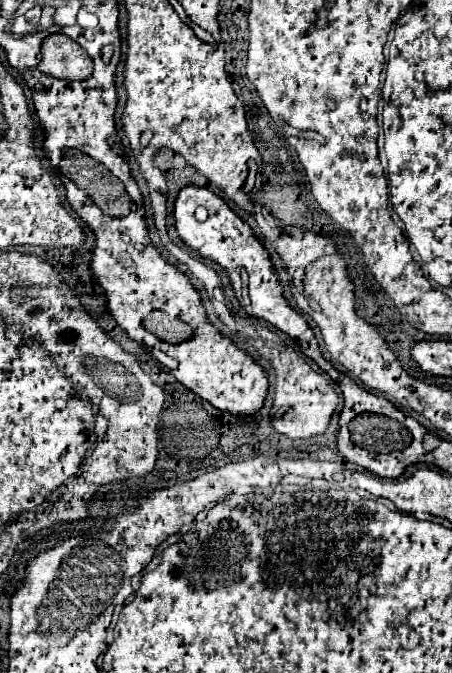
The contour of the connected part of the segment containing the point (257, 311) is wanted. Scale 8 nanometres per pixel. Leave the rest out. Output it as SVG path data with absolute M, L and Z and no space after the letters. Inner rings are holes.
M200 186L182 188L174 200L174 220L176 220L176 232L186 246L194 248L200 256L214 260L224 268L226 276L232 282L232 290L248 316L268 320L272 326L276 326L290 338L298 338L298 340L314 338L306 320L294 308L290 308L290 304L282 296L282 286L272 270L268 252L256 240L250 226L244 220L240 220L218 194ZM196 206L204 206L208 210L208 218L204 222L196 220L194 216Z

